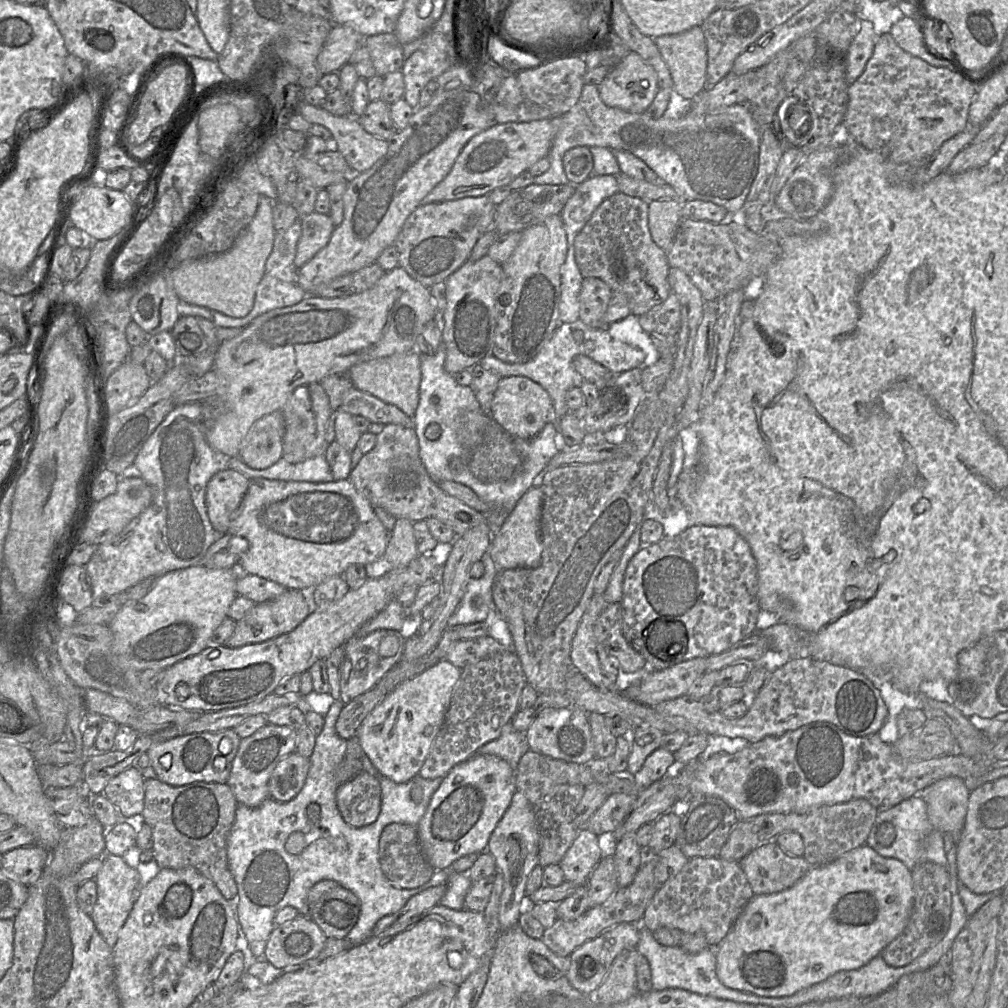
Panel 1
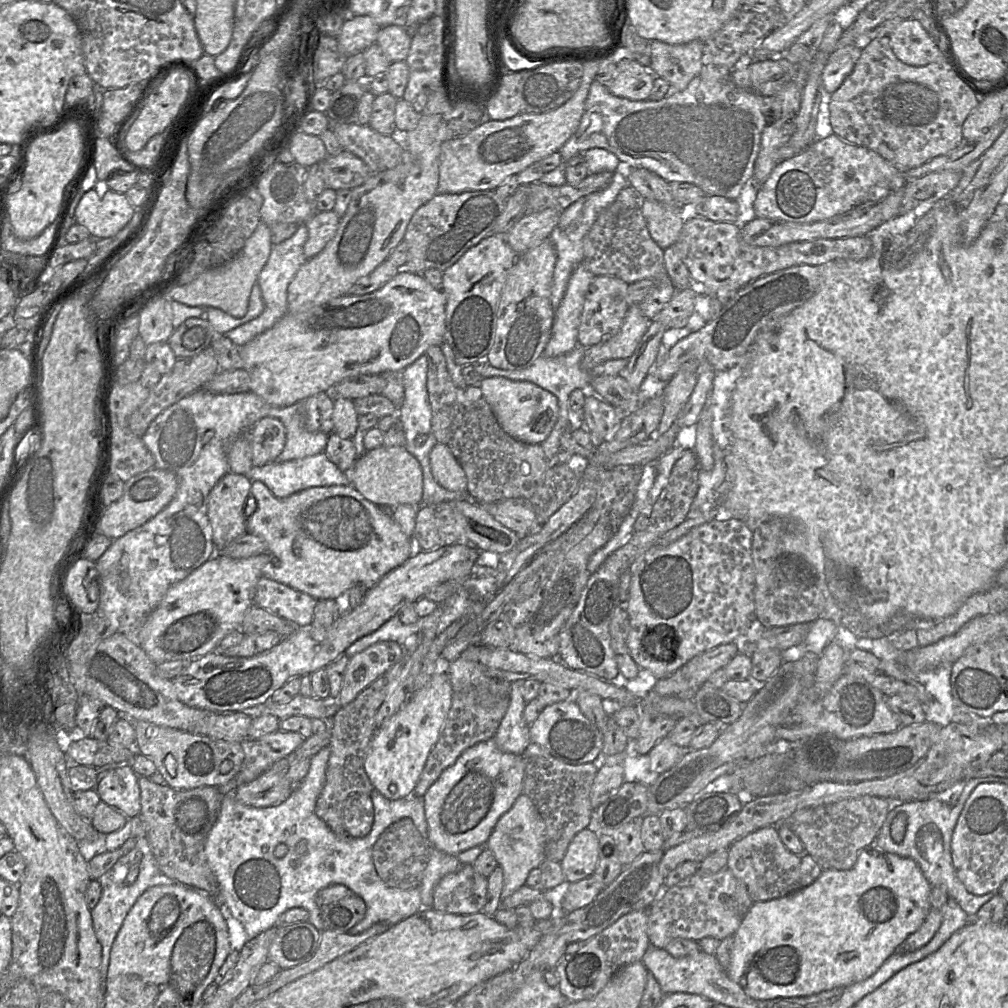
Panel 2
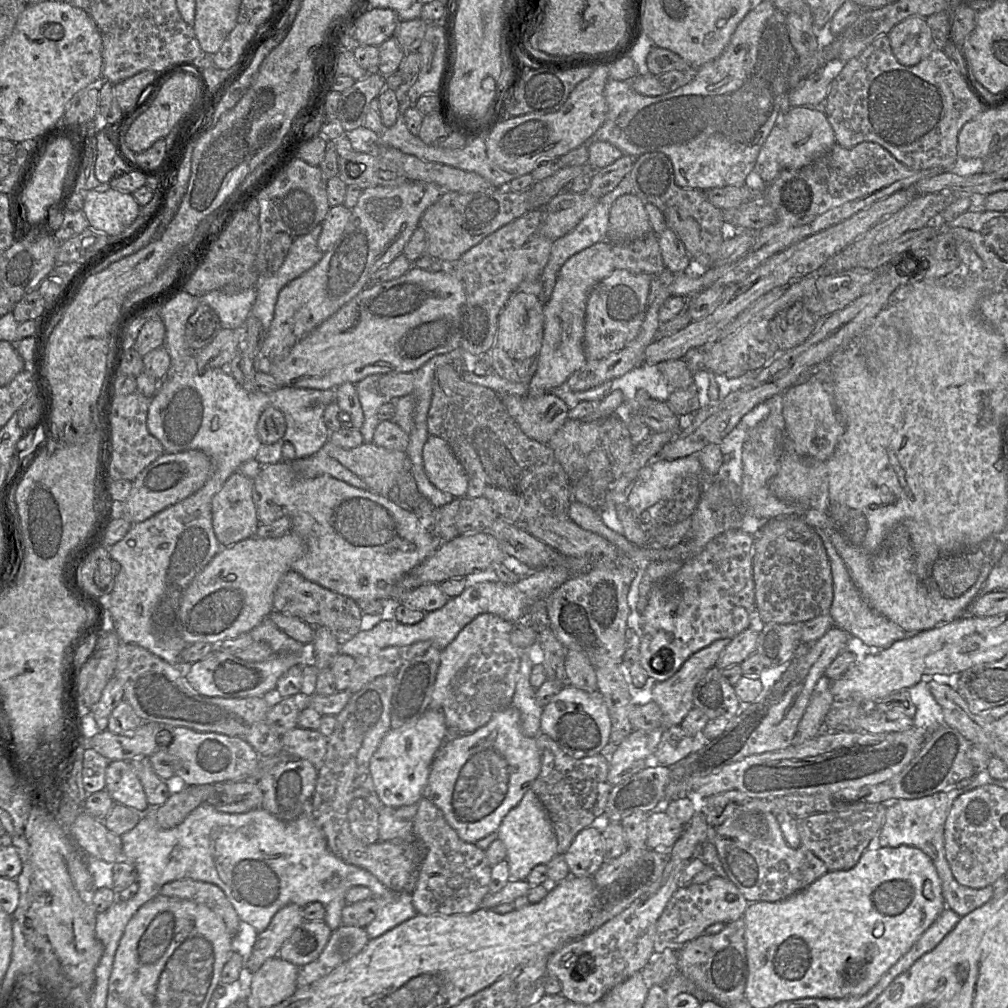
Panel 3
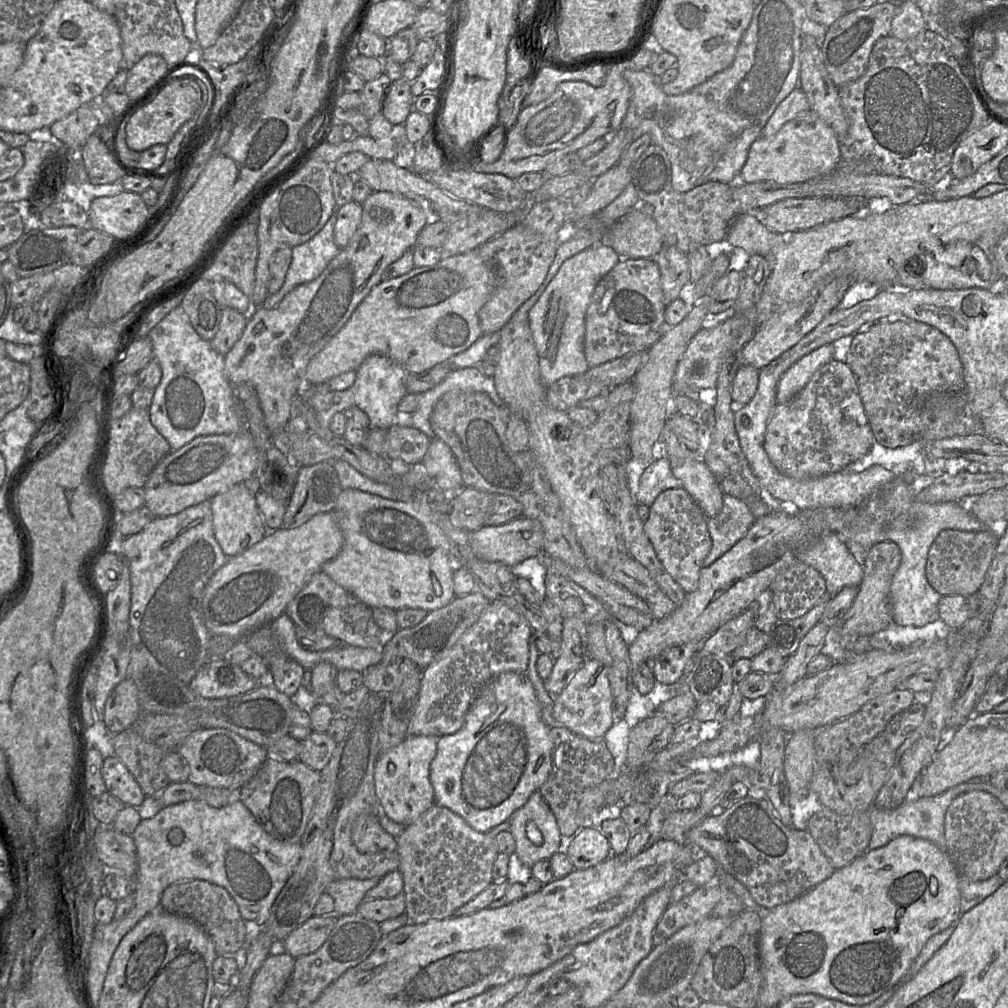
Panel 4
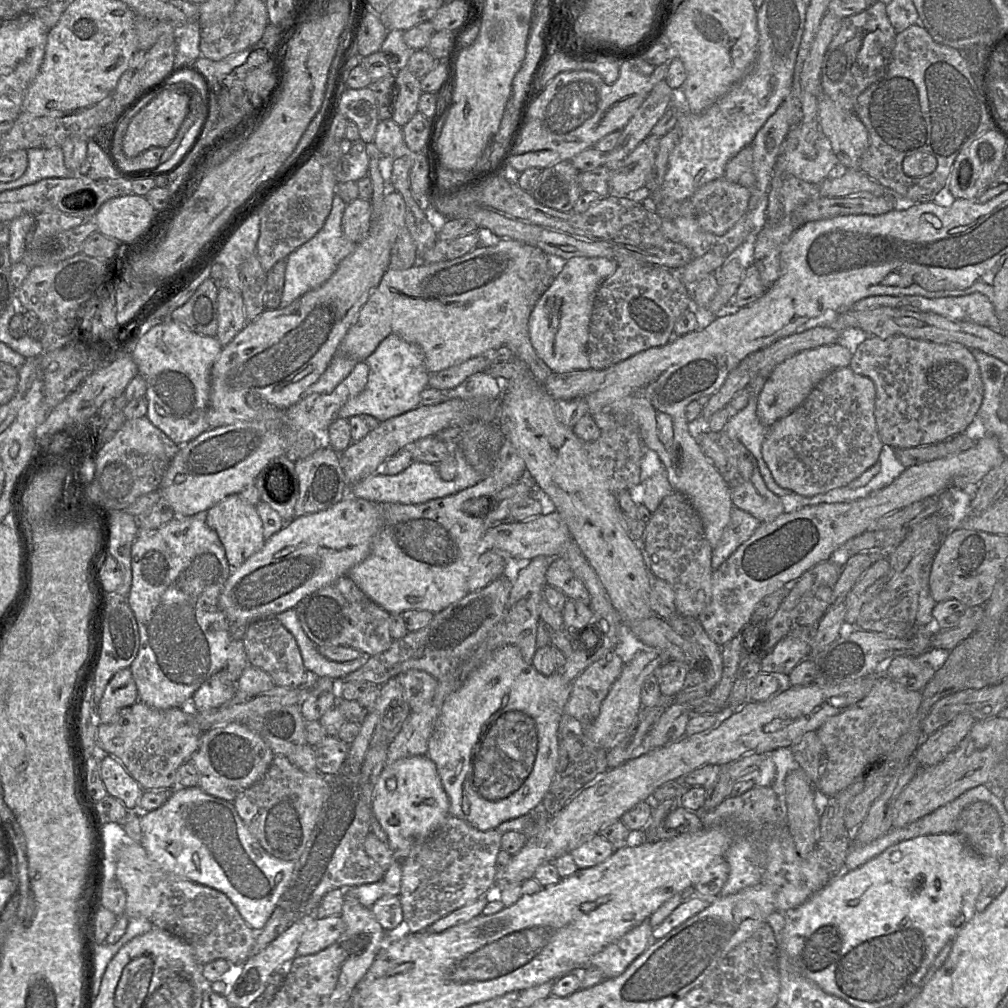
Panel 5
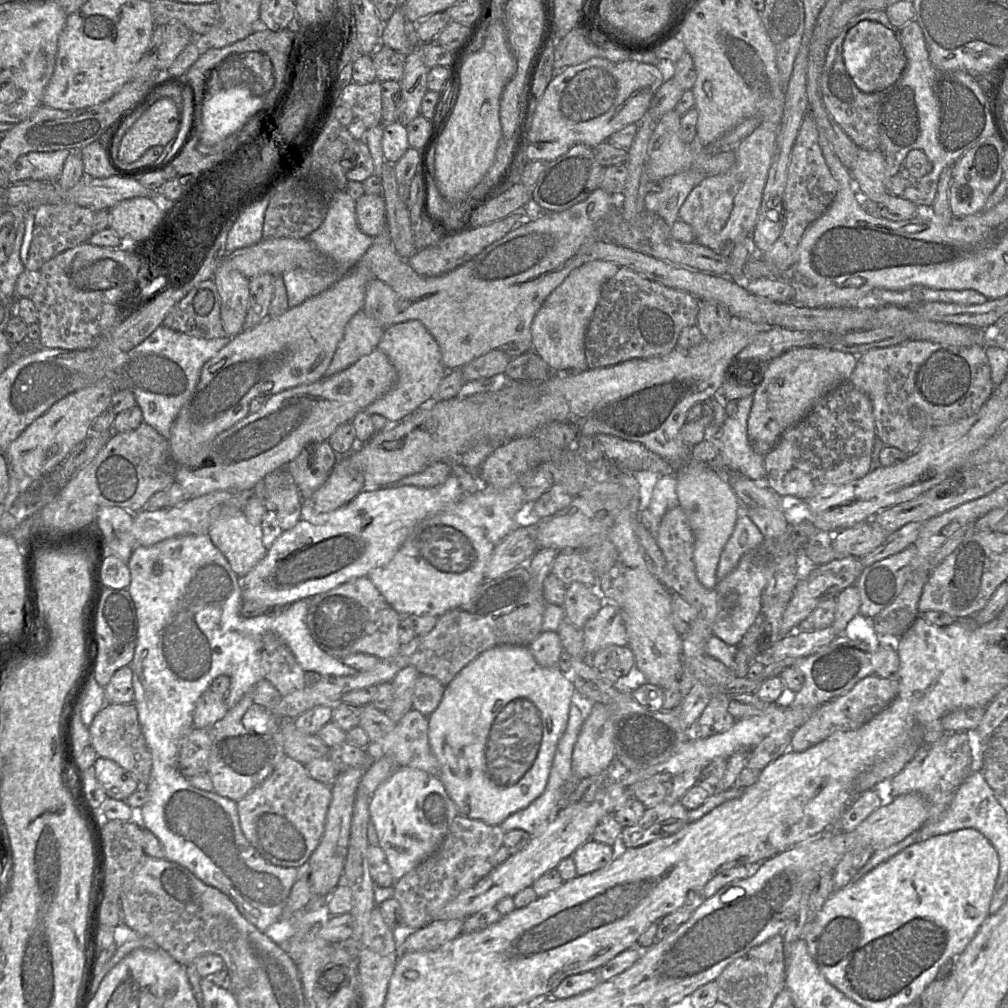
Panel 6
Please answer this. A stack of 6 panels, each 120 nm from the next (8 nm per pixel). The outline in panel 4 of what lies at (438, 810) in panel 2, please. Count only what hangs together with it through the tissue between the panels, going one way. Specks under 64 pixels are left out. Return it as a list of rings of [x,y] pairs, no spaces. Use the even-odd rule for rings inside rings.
[[[503,672],[492,680],[474,700],[465,716],[463,726],[454,734],[444,735],[438,739],[436,755],[430,765],[430,781],[434,789],[435,803],[462,817],[474,830],[488,832],[493,827],[509,820],[511,815],[527,802],[530,795],[539,790],[551,772],[553,749],[550,727],[542,720],[541,707],[530,680],[525,673]]]

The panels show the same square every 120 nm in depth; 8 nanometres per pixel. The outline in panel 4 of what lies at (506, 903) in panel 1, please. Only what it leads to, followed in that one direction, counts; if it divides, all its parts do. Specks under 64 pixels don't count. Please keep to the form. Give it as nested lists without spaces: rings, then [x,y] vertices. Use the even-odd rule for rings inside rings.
[[[539,790],[534,791],[508,821],[509,831],[516,843],[515,854],[524,866],[531,868],[538,861],[549,860],[555,853],[563,850],[566,840],[561,836],[556,818]]]

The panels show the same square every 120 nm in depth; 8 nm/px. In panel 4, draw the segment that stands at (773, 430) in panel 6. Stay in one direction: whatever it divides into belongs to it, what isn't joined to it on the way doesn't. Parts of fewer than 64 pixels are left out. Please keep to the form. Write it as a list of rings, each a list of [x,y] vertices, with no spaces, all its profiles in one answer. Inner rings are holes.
[[[833,344],[823,345],[800,358],[779,379],[776,403],[792,400],[808,383],[815,371],[833,359]]]

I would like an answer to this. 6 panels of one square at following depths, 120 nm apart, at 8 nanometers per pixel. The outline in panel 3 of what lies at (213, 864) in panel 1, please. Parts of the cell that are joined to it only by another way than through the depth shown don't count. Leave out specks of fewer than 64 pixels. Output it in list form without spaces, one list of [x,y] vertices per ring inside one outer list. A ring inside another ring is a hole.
[[[148,757],[134,758],[129,762],[144,788],[148,804],[162,805],[171,793],[165,781],[152,769]]]

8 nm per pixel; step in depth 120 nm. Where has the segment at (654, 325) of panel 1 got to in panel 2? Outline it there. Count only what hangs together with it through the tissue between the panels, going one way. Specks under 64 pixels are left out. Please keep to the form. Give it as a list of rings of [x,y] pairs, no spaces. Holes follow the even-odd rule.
[[[696,286],[678,289],[670,302],[653,318],[663,324],[666,329],[684,328],[694,313],[695,301],[700,291]]]

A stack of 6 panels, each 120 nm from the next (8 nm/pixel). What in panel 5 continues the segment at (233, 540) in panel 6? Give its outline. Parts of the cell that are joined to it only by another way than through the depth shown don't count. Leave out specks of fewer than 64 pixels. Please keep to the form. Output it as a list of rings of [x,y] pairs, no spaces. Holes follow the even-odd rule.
[[[239,494],[229,495],[209,508],[206,513],[206,523],[217,533],[231,568],[238,568],[265,544],[263,523],[256,506],[241,498]]]

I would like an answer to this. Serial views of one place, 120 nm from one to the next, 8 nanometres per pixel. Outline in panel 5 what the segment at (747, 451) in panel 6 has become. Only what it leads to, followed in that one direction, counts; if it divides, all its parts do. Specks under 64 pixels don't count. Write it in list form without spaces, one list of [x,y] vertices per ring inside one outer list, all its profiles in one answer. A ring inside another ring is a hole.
[[[754,377],[747,385],[749,400],[747,405],[730,416],[723,428],[724,433],[732,439],[740,441],[754,457],[761,477],[767,488],[776,496],[796,494],[782,488],[774,480],[772,473],[762,456],[762,443],[769,430],[757,417],[757,399],[767,377]]]

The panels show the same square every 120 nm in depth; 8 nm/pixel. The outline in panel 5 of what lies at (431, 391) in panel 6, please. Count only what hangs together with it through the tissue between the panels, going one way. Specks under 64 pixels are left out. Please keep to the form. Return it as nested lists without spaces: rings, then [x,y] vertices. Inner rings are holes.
[[[390,334],[364,361],[369,367],[367,384],[359,395],[343,405],[338,412],[338,418],[349,420],[350,417],[367,414],[383,422],[420,405],[420,395],[428,387],[430,376],[420,347],[396,334]]]

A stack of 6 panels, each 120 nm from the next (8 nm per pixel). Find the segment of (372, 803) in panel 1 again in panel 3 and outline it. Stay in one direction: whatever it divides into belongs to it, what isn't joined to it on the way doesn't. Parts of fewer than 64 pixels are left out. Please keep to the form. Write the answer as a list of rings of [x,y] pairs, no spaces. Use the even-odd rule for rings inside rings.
[[[363,798],[353,799],[348,810],[352,834],[364,844],[379,841],[379,813]]]

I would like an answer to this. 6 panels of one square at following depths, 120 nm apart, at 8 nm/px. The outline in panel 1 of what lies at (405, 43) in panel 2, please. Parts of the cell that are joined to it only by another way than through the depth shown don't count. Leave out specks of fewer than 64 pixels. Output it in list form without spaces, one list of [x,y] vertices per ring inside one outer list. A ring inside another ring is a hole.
[[[383,33],[363,38],[363,44],[368,48],[376,75],[387,74],[401,70],[404,64],[403,45],[394,33]]]

